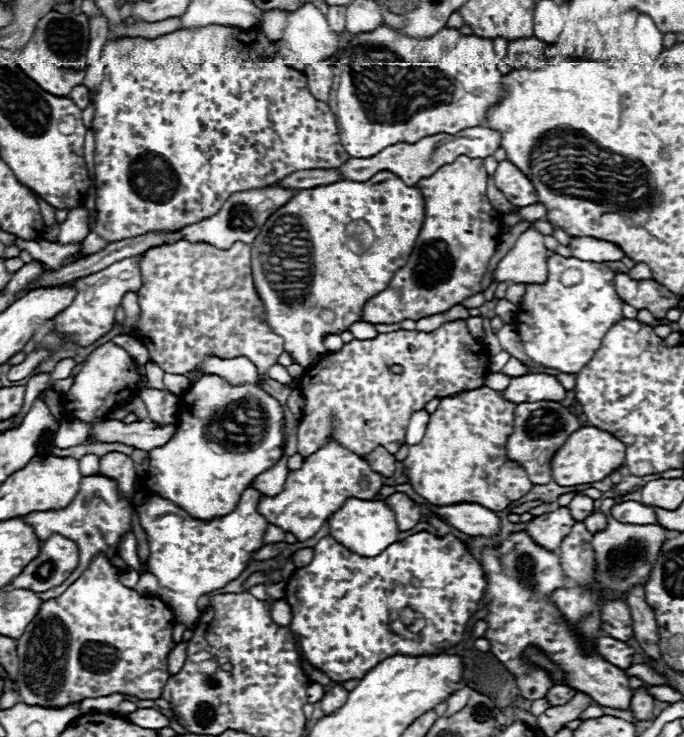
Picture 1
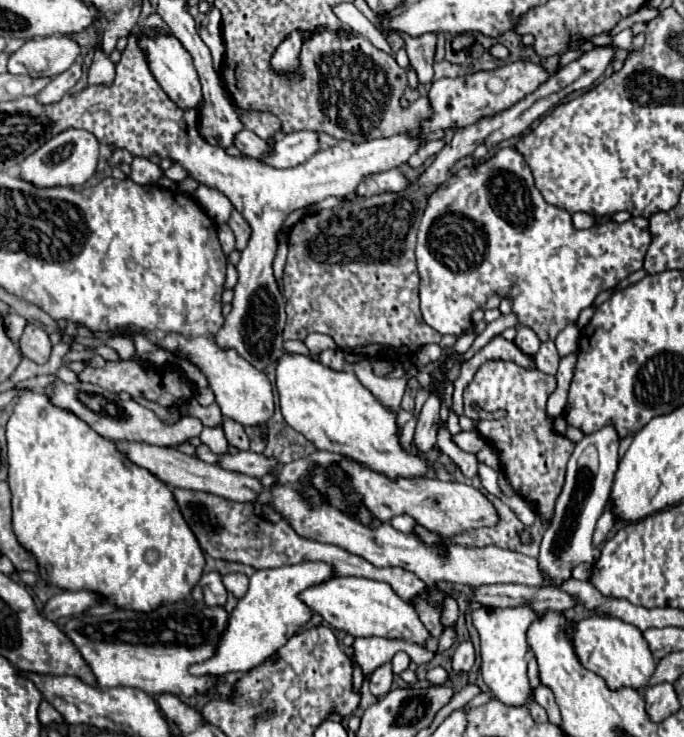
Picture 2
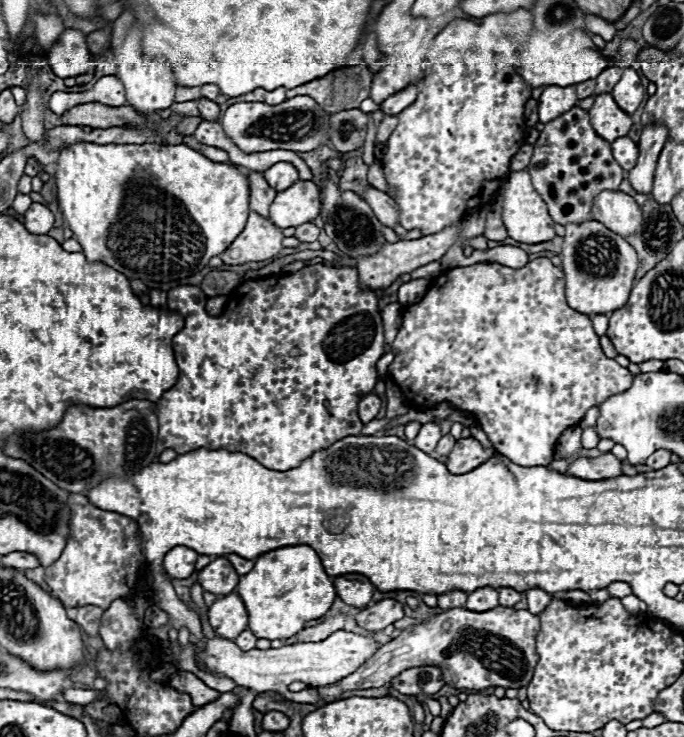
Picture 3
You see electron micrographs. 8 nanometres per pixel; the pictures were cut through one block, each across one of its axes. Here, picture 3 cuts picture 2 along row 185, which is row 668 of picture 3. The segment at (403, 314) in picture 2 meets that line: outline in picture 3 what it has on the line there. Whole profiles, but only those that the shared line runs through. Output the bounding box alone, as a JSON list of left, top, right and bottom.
[392,666,442,696]

